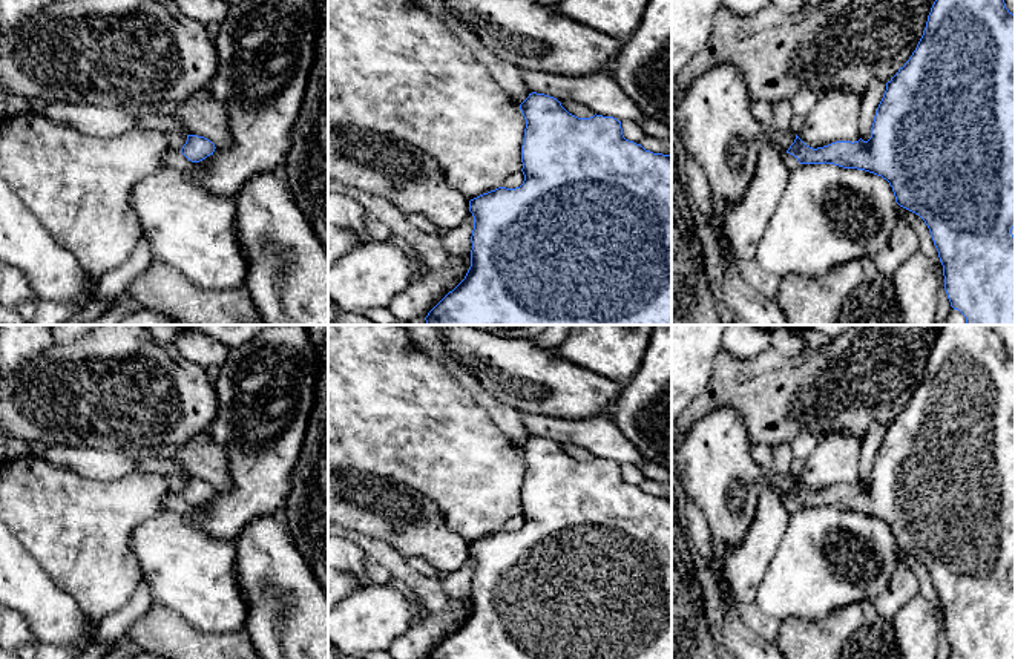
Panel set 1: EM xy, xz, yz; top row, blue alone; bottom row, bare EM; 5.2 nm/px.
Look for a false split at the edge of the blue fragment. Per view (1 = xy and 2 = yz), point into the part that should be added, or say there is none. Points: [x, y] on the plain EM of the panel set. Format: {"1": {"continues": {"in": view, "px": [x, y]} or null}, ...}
{"1": {"continues": null}, "2": {"continues": null}}

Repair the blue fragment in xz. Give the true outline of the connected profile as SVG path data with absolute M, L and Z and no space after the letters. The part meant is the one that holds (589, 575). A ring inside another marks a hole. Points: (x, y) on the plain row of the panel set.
M532 435L520 448L520 454L526 463L524 481L521 489L521 506L524 524L520 530L498 530L469 544L469 555L474 559L474 573L471 579L471 610L465 622L449 634L428 659L672 659L672 498L653 497L641 487L629 484L622 478L621 464L613 460L593 458L590 461L578 461L569 457L561 446L549 438Z

